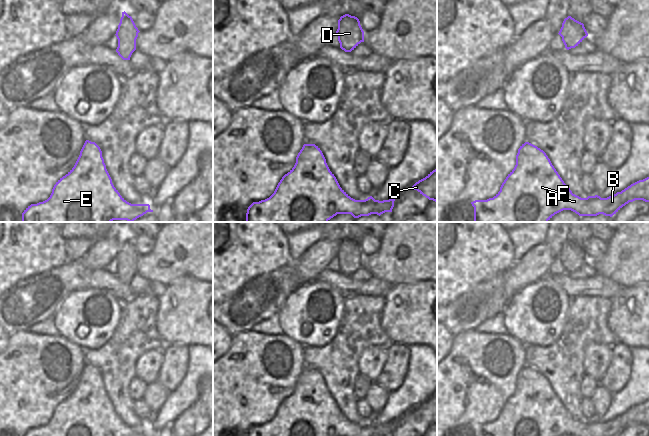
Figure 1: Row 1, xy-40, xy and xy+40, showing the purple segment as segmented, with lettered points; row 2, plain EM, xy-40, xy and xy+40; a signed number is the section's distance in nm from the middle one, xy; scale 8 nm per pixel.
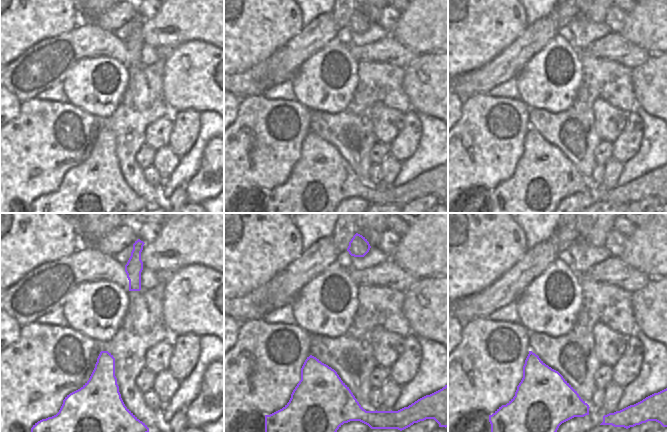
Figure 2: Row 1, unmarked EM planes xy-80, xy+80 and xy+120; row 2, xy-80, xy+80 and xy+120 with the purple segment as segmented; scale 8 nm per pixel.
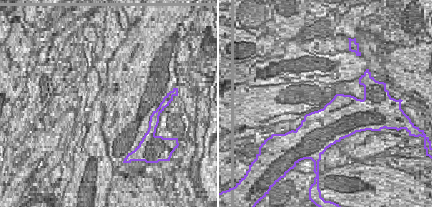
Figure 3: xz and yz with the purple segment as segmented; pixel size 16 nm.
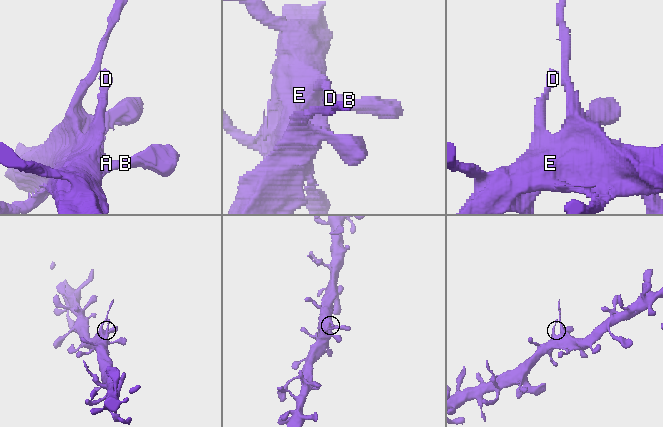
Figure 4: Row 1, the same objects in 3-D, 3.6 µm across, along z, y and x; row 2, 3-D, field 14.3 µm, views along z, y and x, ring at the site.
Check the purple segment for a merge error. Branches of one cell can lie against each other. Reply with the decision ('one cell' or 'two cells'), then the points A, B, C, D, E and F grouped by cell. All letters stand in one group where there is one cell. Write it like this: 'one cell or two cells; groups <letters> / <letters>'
one cell; groups A B C D E F

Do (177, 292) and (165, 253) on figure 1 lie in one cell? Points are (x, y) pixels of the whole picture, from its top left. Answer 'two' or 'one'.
two

